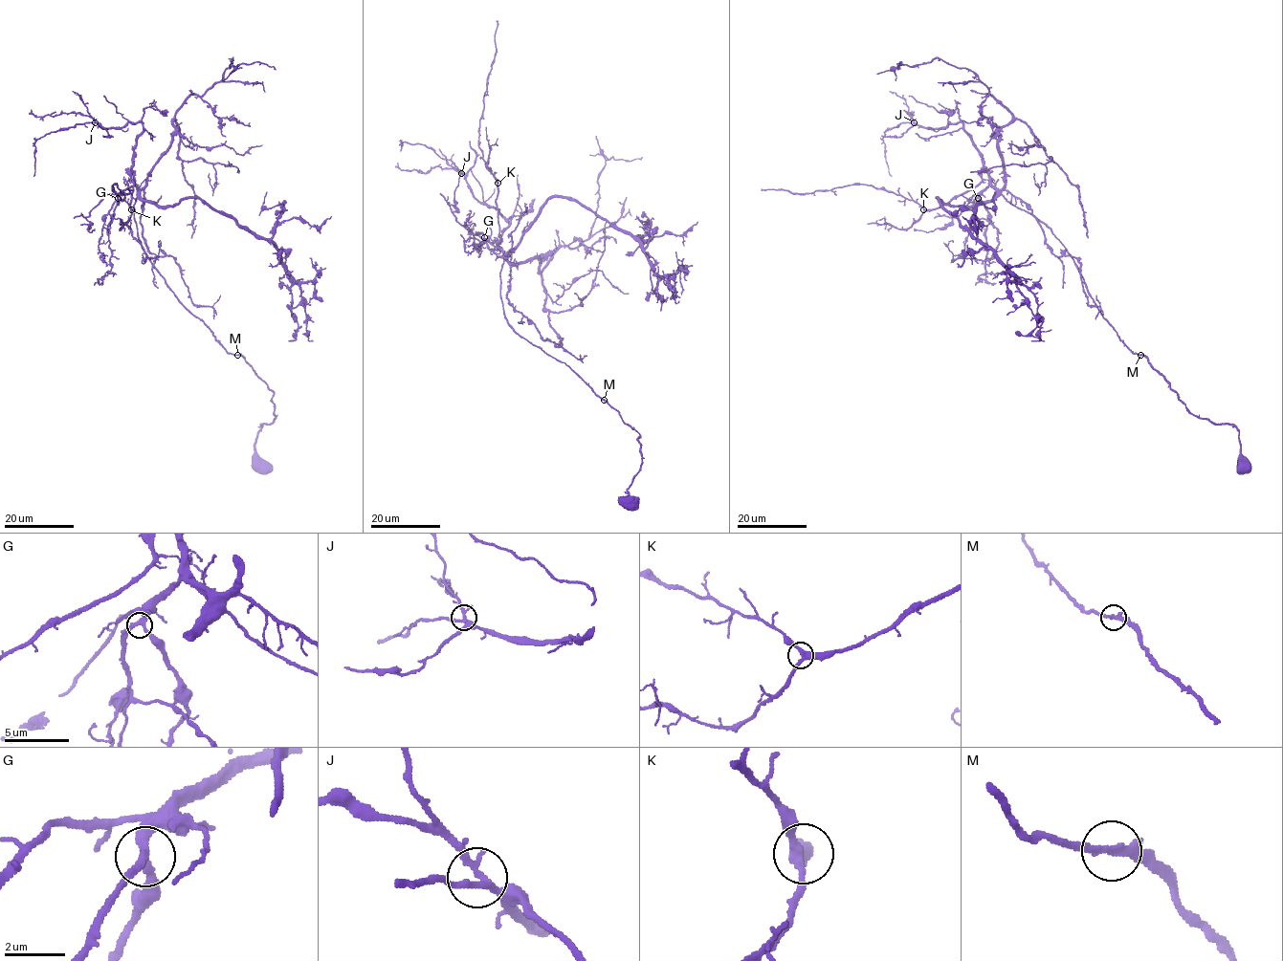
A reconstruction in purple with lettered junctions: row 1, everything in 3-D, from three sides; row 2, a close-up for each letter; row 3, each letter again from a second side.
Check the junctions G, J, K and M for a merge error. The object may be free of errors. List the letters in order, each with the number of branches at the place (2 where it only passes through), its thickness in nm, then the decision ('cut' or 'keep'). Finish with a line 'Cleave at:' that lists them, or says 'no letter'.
G: branches 3; calibre 280 nm; keep
J: branches 3; calibre 220 nm; keep
K: branches 3; calibre 280 nm; keep
M: branches 3; calibre 200 nm; keep
Cleave at: no letter

